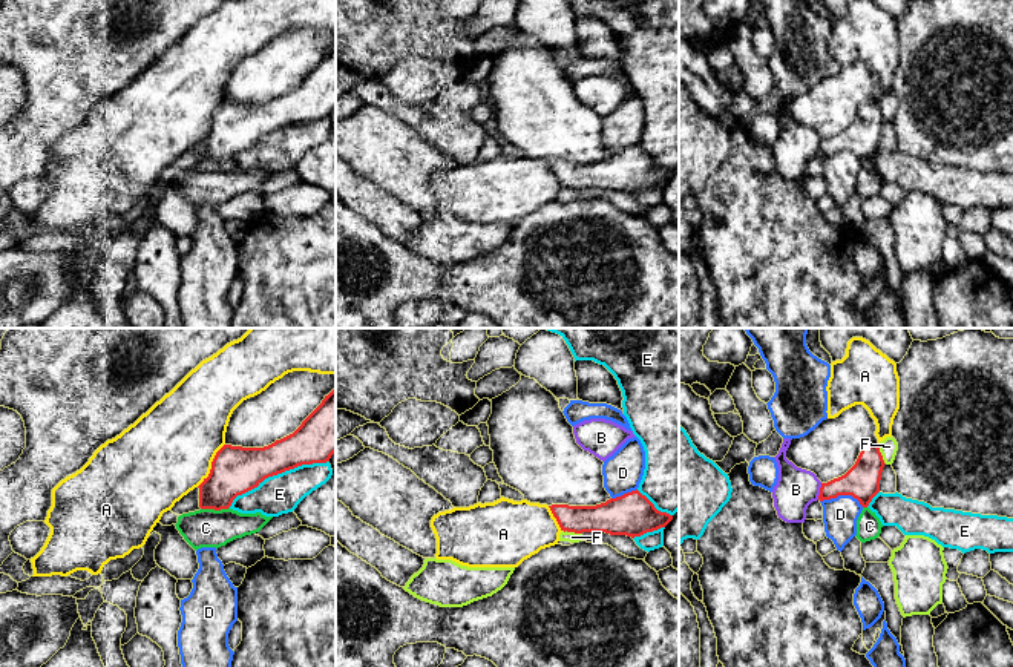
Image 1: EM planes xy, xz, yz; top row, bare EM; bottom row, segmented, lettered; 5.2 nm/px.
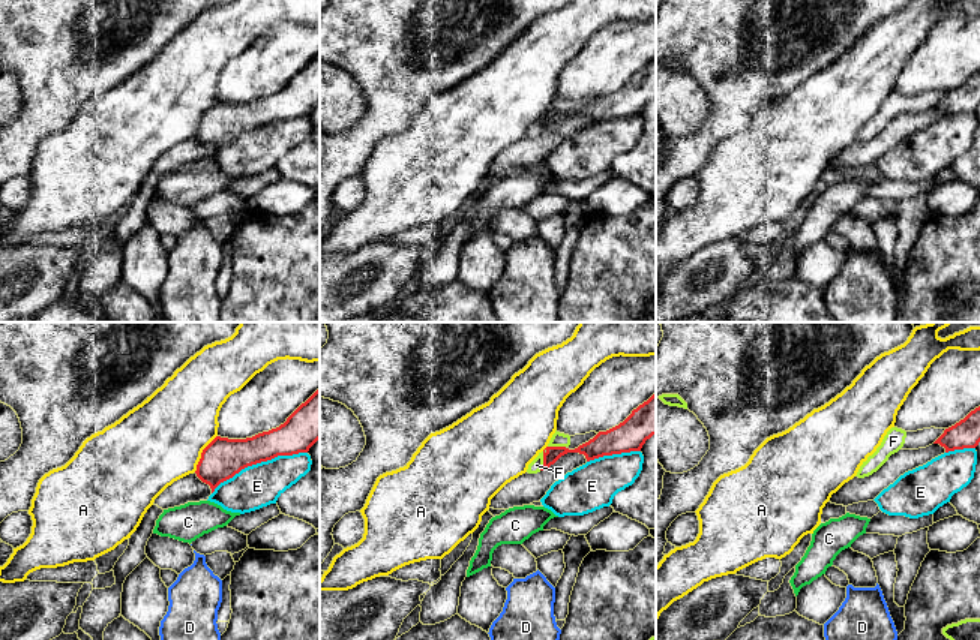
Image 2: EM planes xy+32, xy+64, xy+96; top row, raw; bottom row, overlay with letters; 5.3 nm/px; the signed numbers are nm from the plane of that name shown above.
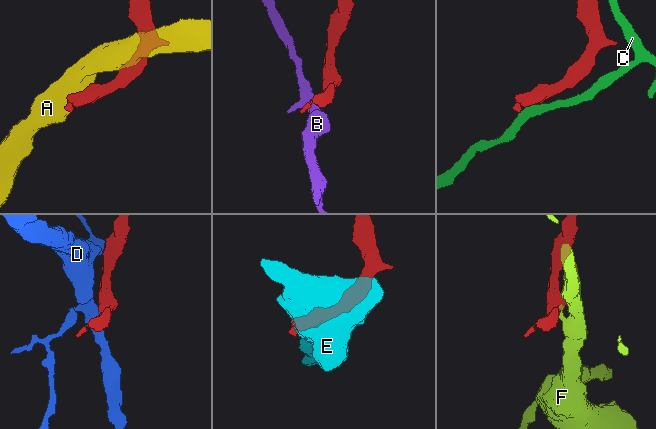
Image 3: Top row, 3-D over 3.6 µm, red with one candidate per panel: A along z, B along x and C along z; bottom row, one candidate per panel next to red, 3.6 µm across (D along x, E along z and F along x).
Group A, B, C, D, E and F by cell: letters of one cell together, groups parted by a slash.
A / B / C / D / E / F

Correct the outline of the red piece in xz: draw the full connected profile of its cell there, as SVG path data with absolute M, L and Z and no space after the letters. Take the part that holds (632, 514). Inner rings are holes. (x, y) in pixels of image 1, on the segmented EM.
M638 489L596 506L549 508L561 531L575 534L605 532L634 538L665 527L673 520L673 515L657 511Z

